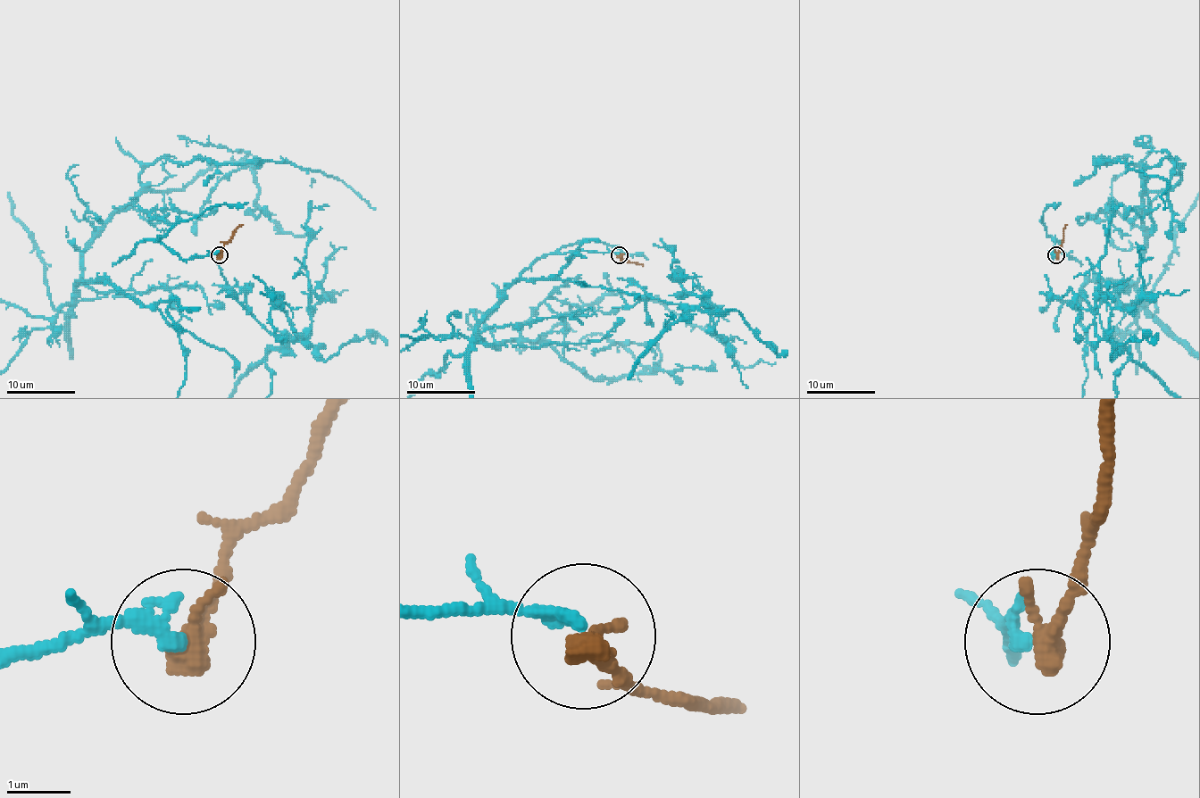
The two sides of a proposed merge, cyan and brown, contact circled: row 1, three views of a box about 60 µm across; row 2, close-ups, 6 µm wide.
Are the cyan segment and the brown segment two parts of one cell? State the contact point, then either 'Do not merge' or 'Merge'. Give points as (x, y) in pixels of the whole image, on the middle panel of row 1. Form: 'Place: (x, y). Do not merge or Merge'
Place: (619, 255). Merge

